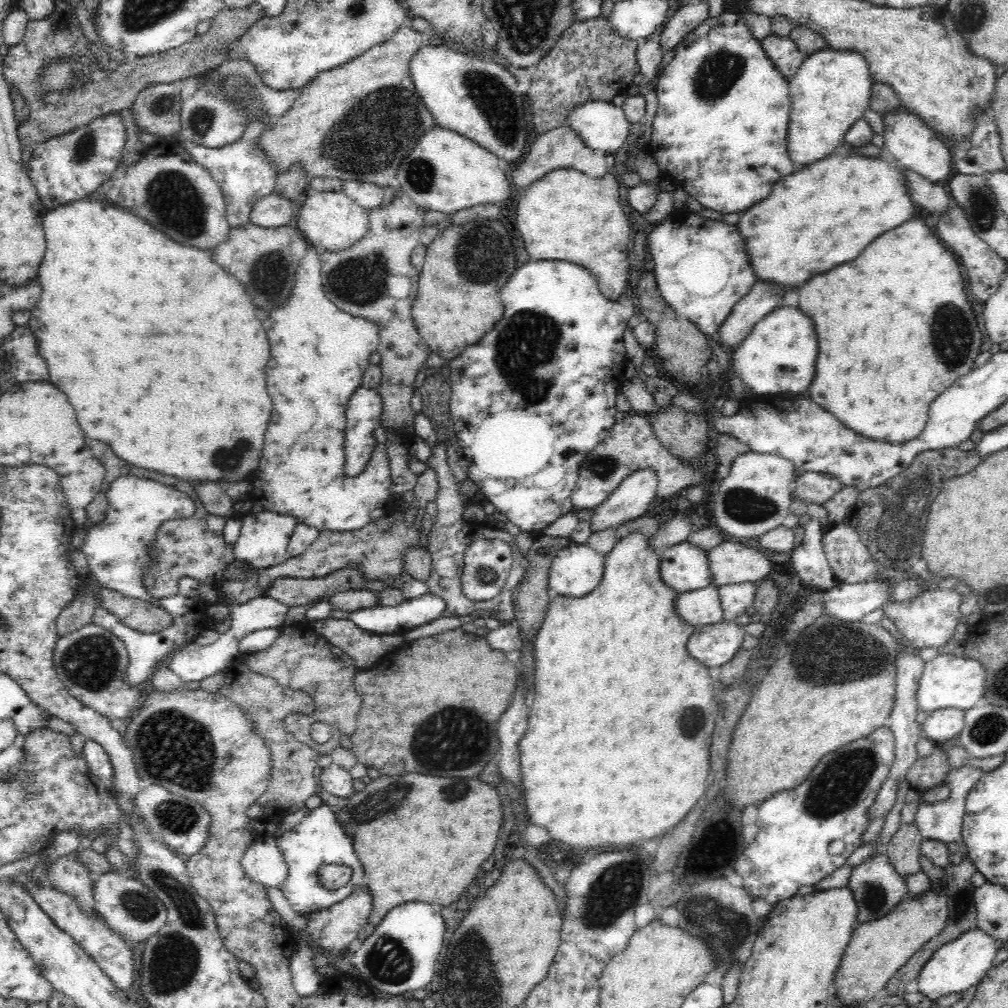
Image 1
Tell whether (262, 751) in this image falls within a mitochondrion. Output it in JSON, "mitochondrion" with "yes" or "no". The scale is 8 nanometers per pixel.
{"mitochondrion":"no"}

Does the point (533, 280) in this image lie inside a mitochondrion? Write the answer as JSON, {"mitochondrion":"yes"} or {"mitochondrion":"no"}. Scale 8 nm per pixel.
{"mitochondrion":"no"}

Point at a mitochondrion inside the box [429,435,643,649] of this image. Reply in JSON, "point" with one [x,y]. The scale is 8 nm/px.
{"point":[602,466]}

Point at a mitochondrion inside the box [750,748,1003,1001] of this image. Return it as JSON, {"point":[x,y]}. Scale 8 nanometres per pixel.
{"point":[960,902]}

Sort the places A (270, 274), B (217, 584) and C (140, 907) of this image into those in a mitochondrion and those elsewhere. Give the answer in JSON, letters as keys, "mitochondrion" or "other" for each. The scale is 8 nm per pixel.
{"A":"mitochondrion","B":"other","C":"mitochondrion"}

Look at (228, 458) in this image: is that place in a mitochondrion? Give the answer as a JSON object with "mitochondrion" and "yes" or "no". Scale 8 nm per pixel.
{"mitochondrion":"yes"}

